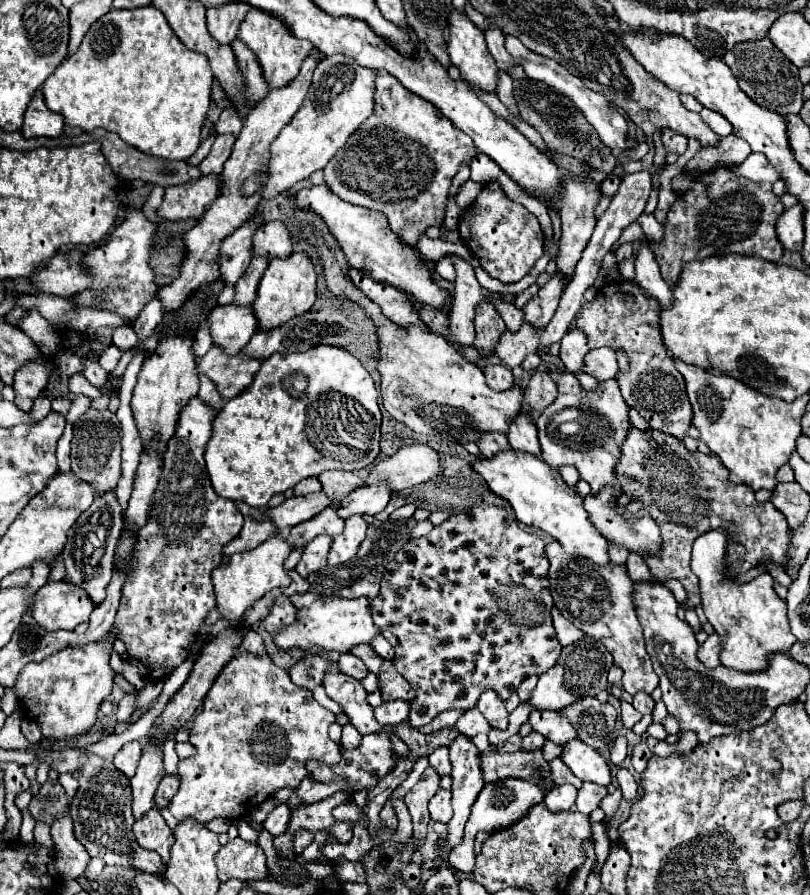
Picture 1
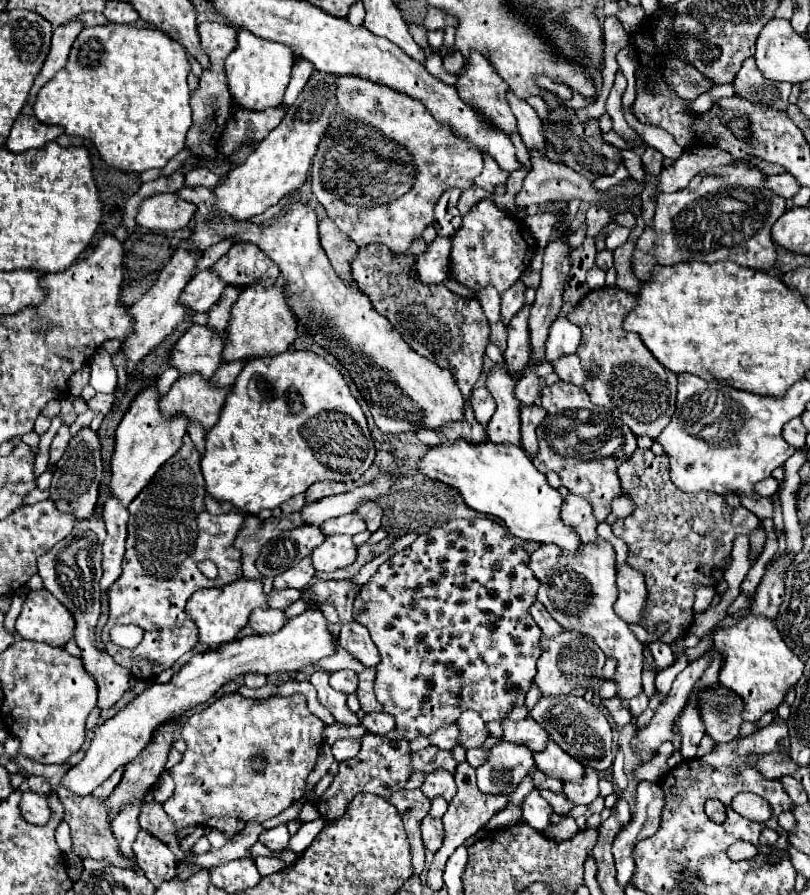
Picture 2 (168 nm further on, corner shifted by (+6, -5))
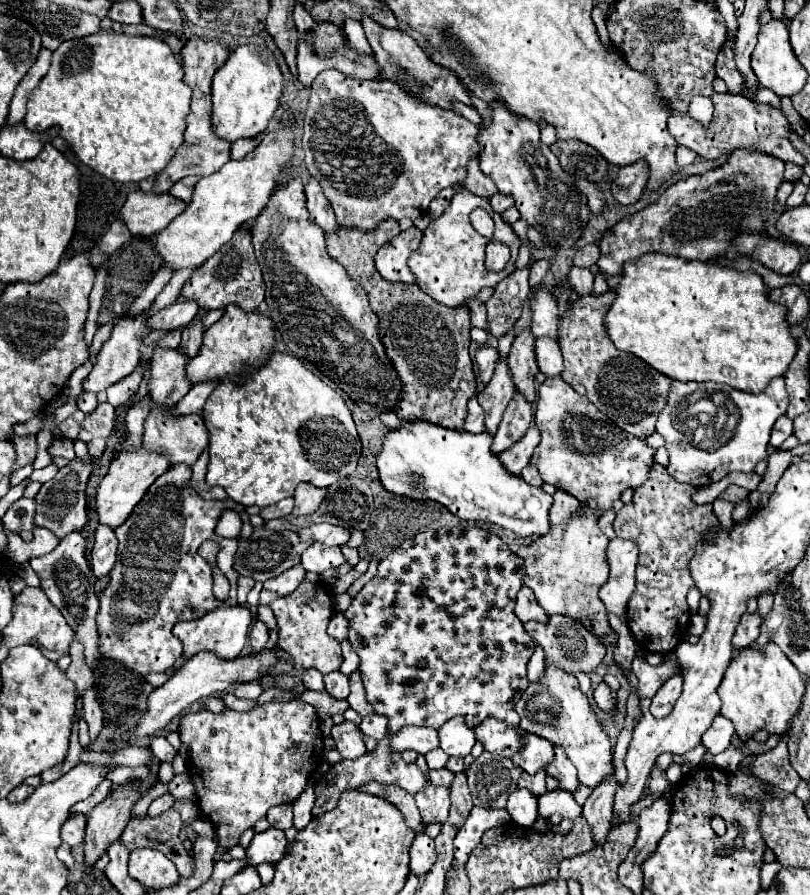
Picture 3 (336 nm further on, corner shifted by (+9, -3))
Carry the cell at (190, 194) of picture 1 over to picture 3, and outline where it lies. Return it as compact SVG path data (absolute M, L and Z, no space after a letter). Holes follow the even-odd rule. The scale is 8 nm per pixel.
M133 191L121 207L121 221L127 225L131 235L153 237L181 215L185 207L187 205L183 201L171 197L169 193L155 195Z

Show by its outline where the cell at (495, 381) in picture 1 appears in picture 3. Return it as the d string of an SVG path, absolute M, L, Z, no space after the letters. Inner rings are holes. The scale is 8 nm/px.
M473 397L467 405L467 417L465 417L465 423L463 423L463 429L467 433L483 433L483 409L477 401L477 397Z

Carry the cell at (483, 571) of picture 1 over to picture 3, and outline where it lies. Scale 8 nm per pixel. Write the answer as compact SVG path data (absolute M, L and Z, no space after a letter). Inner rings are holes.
M451 527L451 529L439 529L439 531L425 531L415 535L413 539L403 541L399 549L389 553L383 561L377 565L377 575L361 589L361 593L353 599L349 609L343 613L349 621L349 643L353 651L359 655L359 673L365 687L365 699L373 705L375 713L385 715L389 719L389 733L397 733L401 727L407 725L425 725L439 729L449 719L461 715L465 717L465 723L473 729L487 717L505 719L507 711L515 707L523 691L527 689L527 661L533 655L533 641L523 629L523 623L515 617L515 595L523 585L523 563L515 553L509 551L509 547L493 533L487 533L479 527Z

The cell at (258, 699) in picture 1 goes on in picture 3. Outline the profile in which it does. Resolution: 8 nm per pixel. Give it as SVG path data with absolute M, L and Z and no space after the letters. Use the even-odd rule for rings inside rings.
M269 701L265 709L251 709L239 713L225 709L221 713L189 713L179 725L181 741L189 747L189 775L197 791L197 805L217 831L217 843L223 847L235 847L245 829L251 829L265 817L267 809L281 803L293 803L305 789L309 777L321 765L323 759L323 735L319 729L319 715L313 705L293 701Z

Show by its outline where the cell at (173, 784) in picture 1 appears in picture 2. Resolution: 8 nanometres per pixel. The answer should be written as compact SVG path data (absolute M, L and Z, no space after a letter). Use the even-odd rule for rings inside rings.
M150 801L150 803L142 805L140 827L144 831L150 831L152 835L158 835L158 839L168 843L168 847L174 851L178 861L184 857L184 853L178 849L178 837L174 831L174 823L170 823L170 817L164 813L164 809L158 801Z

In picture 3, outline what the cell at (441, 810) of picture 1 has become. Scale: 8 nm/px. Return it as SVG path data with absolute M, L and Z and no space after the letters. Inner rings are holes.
M417 833L417 837L415 837L409 853L411 853L411 861L409 861L409 873L411 875L421 877L435 863L435 843L425 833Z

